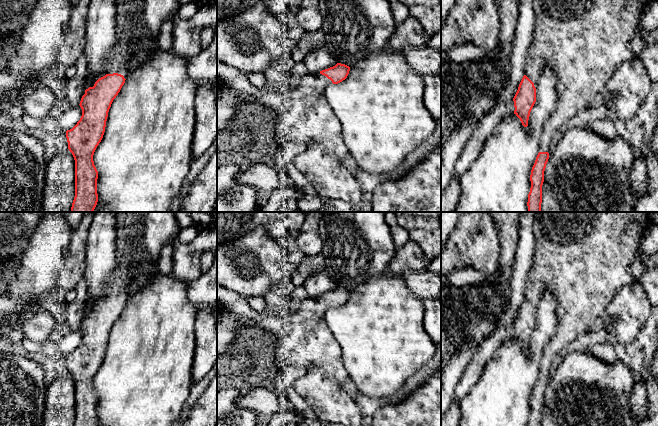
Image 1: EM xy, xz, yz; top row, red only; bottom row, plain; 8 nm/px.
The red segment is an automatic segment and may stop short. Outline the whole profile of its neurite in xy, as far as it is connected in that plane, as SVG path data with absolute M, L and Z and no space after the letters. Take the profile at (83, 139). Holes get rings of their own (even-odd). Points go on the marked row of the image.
M117 34L114 48L107 57L105 71L90 86L86 86L84 82L83 94L79 104L82 109L82 116L72 129L66 131L68 149L75 160L75 197L71 212L93 212L97 205L98 171L94 165L93 155L103 138L111 104L131 73L131 60L132 51L127 36Z

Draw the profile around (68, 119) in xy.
M80 105L70 108L58 118L57 122L64 131L72 129L82 116L82 109Z

